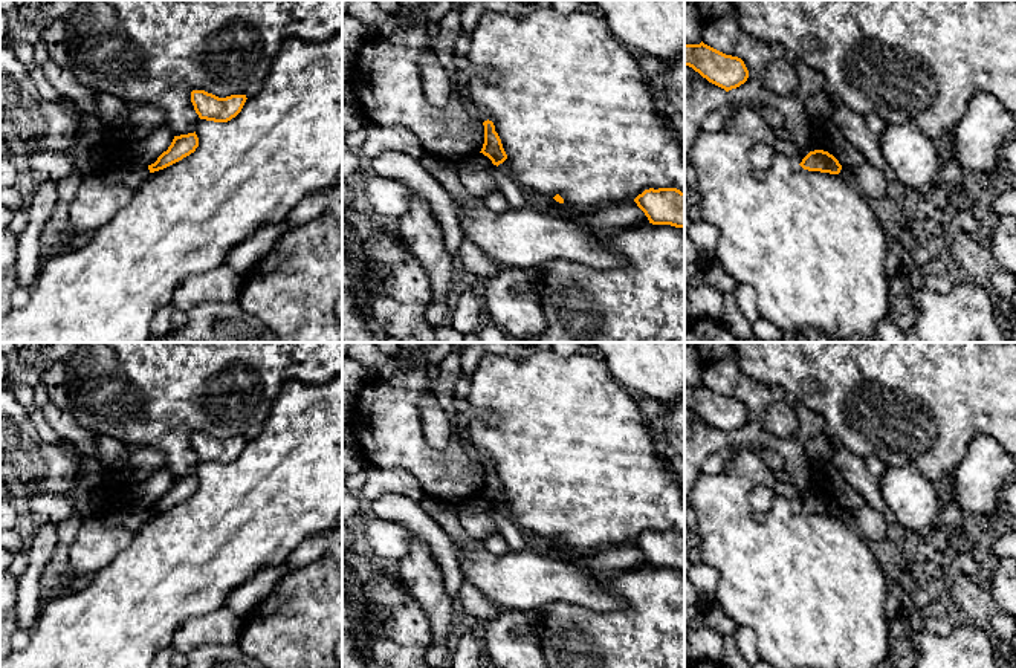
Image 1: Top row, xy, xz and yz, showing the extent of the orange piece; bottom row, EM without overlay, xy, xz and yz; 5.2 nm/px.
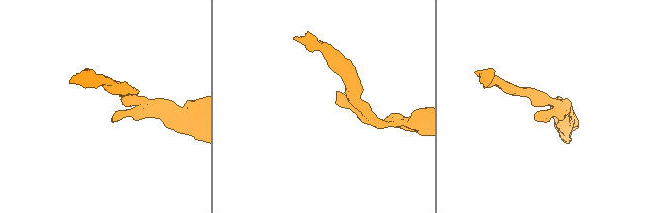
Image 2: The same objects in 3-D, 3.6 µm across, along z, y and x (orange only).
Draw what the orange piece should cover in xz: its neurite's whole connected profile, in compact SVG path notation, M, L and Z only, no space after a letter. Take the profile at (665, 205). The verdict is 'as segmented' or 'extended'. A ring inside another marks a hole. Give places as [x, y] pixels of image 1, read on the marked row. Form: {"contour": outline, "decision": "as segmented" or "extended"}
{"contour": "M649 188L634 202L652 225L671 225L684 229L684 193L677 188Z", "decision": "as segmented"}

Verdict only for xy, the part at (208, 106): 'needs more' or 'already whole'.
already whole

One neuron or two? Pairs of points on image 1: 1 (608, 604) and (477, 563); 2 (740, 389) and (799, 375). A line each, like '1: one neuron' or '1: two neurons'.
1: one neuron
2: two neurons

